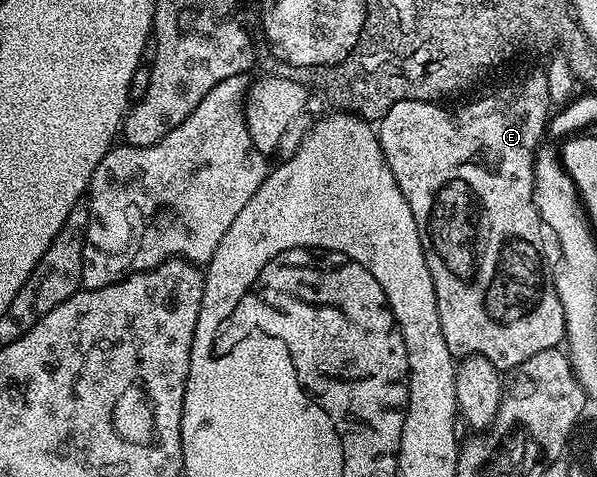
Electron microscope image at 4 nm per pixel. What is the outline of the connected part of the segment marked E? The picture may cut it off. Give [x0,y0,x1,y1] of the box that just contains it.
[378,70,565,370]

